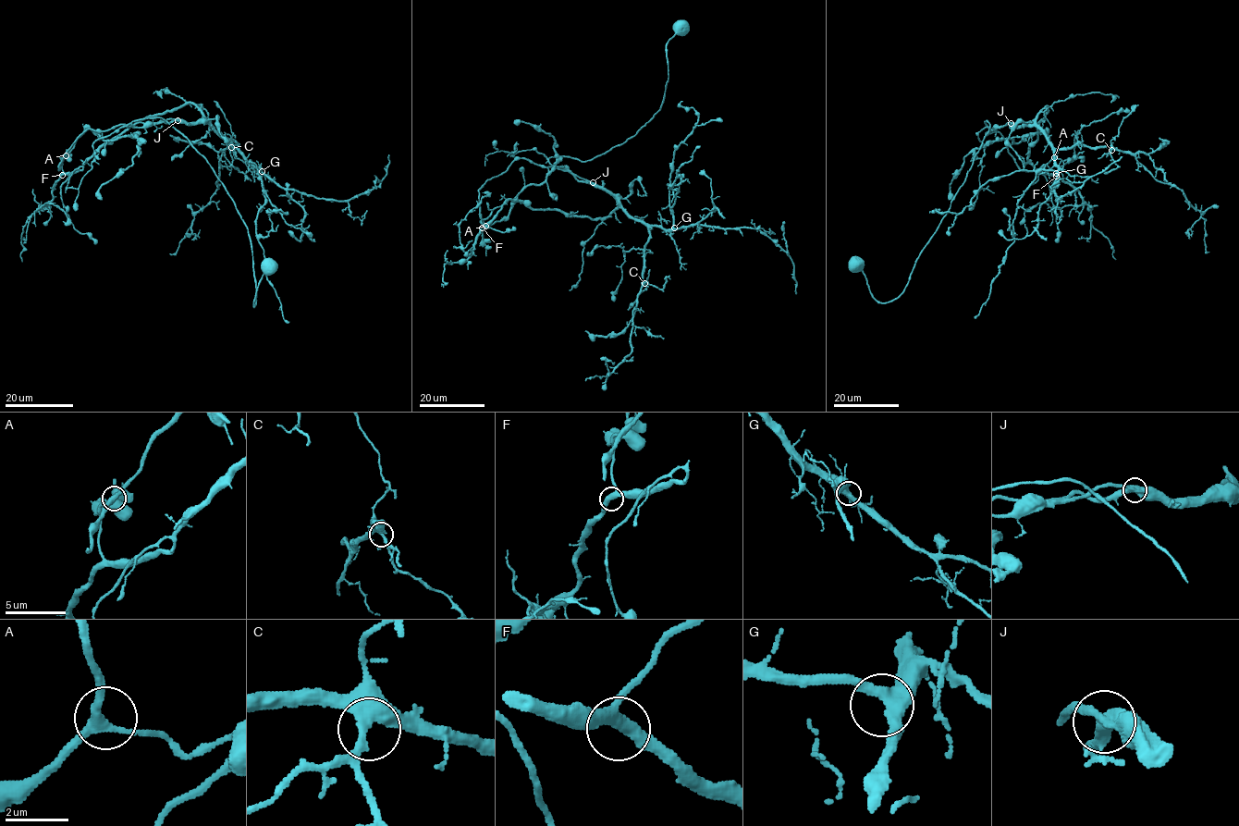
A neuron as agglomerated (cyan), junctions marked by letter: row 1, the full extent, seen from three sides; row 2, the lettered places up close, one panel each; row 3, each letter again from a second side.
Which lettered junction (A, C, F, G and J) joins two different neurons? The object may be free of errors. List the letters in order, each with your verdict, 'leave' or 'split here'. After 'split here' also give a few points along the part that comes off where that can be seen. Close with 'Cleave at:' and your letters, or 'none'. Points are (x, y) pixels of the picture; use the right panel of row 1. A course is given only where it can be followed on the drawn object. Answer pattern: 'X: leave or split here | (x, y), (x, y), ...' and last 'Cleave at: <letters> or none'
A: leave
C: leave
F: leave
G: leave
J: leave
Cleave at: none

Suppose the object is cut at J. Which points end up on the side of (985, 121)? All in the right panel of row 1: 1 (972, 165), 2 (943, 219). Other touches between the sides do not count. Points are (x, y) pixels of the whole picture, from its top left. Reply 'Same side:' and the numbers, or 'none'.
Same side: 1, 2

